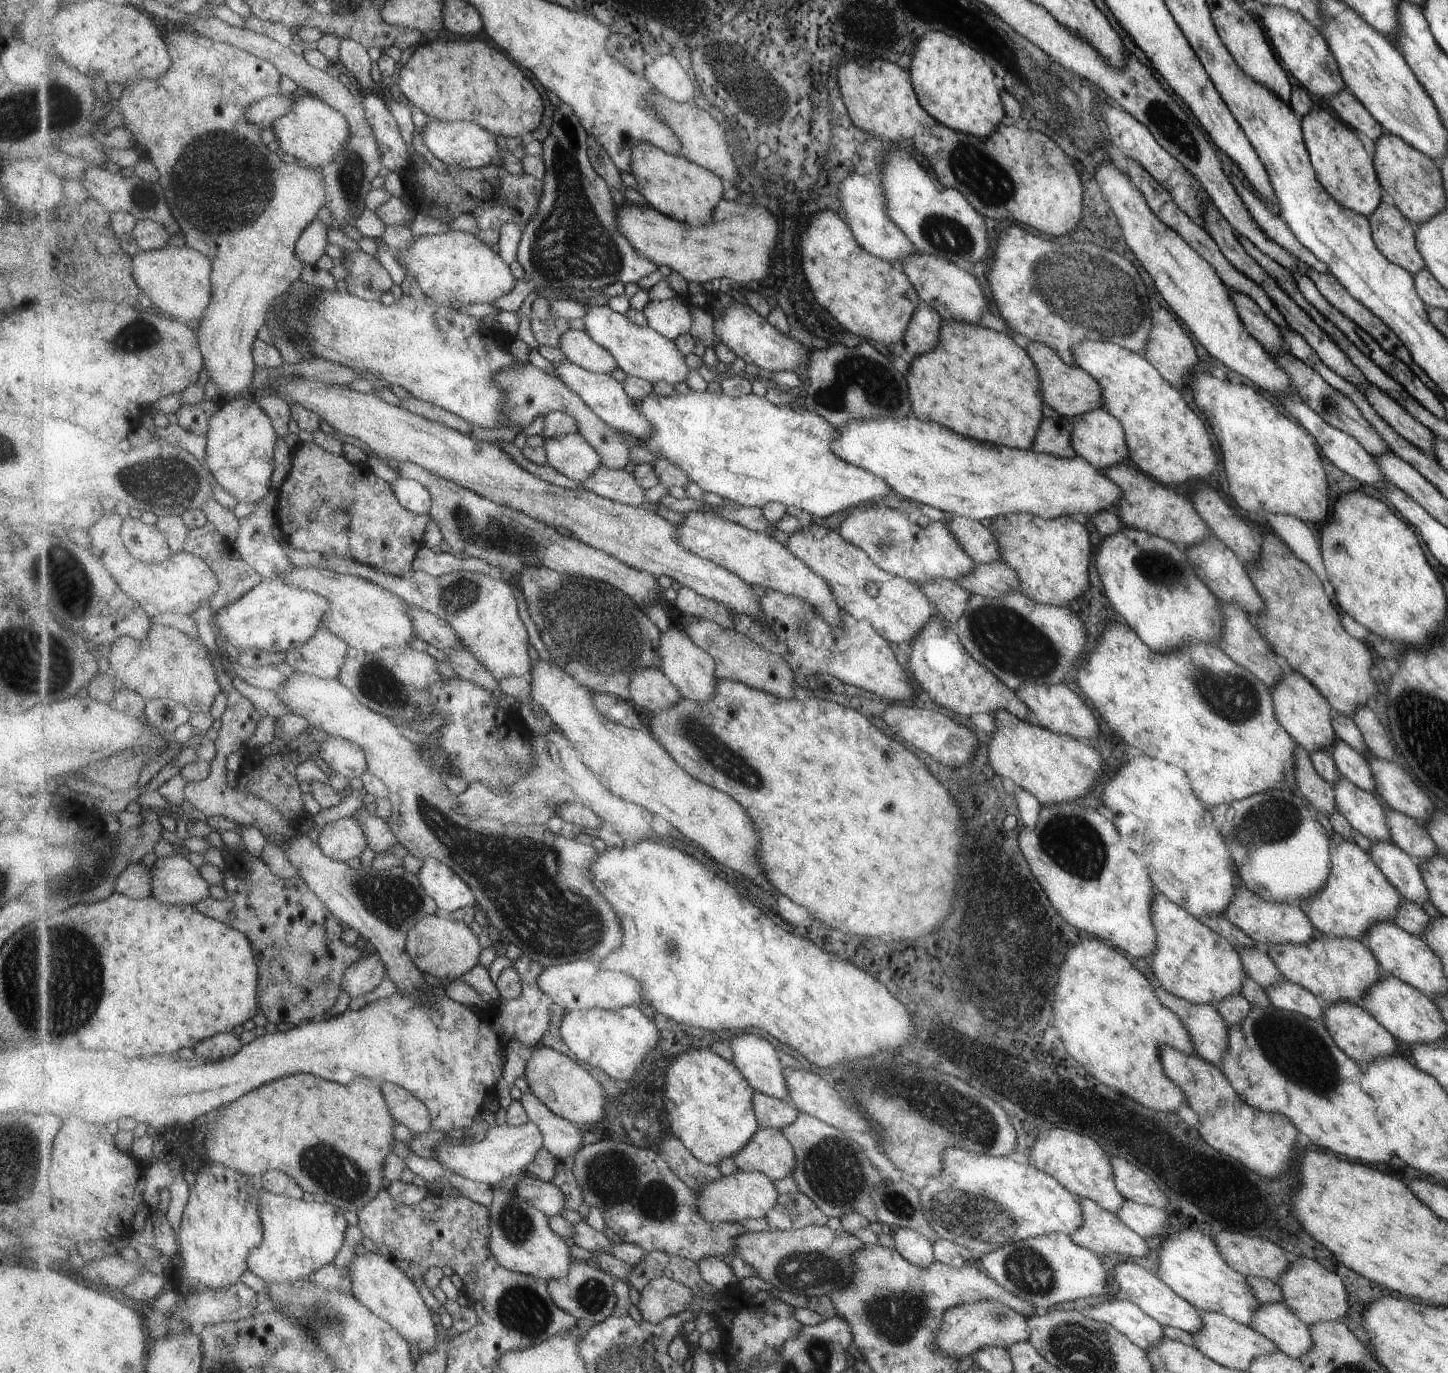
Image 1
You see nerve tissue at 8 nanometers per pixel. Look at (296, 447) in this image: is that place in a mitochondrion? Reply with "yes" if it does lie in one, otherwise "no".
no

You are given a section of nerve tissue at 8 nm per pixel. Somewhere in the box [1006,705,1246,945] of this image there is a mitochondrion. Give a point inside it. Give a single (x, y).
(1062, 837)

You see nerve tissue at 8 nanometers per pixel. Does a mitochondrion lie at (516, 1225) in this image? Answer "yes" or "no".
yes

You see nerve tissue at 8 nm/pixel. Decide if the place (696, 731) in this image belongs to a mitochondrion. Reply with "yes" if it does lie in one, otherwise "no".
yes

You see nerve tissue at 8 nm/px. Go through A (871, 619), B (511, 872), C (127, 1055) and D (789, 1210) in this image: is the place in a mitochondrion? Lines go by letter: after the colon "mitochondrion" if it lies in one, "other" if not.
A: other
B: mitochondrion
C: other
D: mitochondrion

